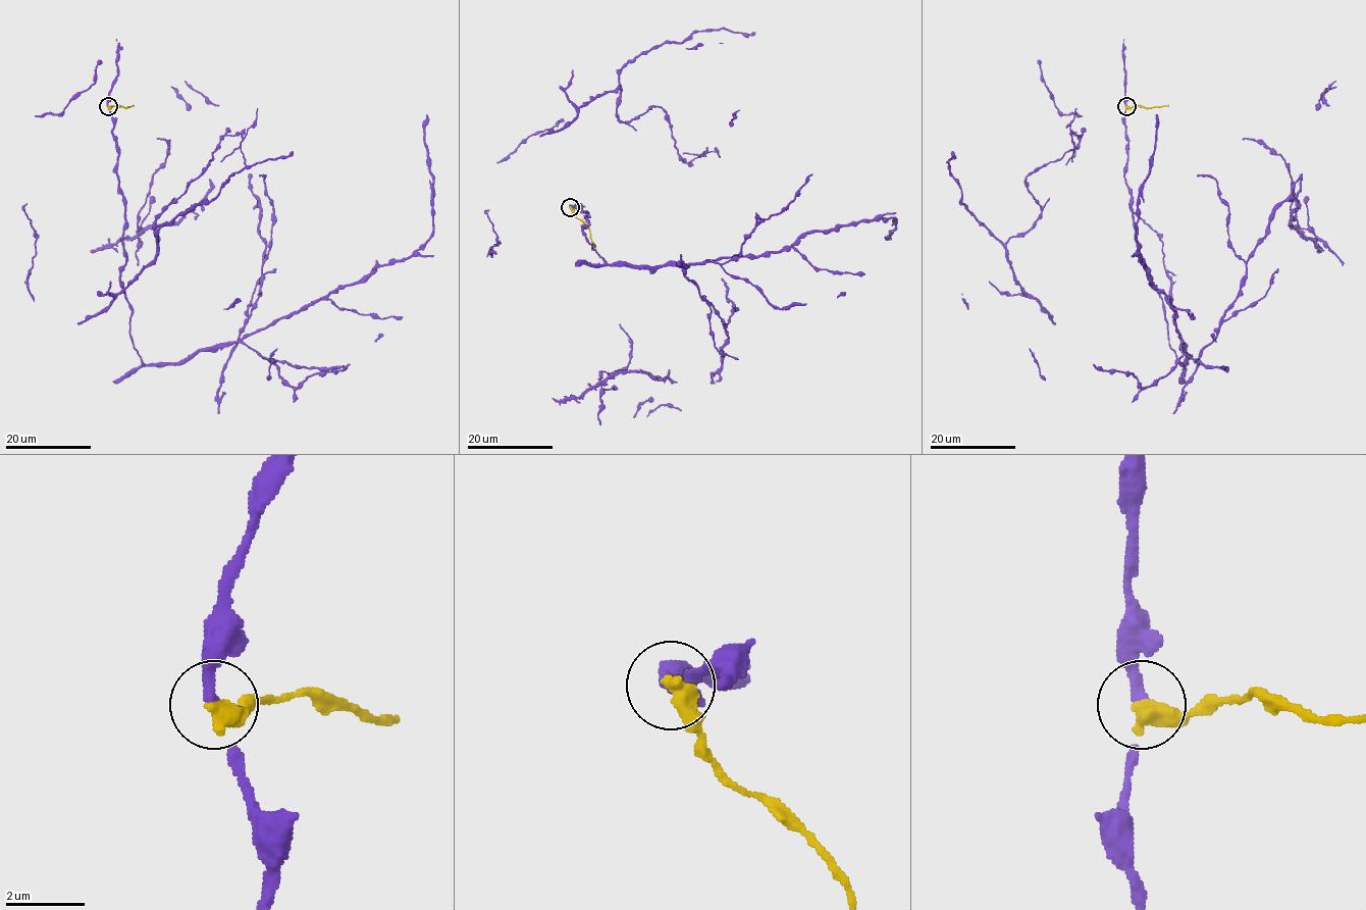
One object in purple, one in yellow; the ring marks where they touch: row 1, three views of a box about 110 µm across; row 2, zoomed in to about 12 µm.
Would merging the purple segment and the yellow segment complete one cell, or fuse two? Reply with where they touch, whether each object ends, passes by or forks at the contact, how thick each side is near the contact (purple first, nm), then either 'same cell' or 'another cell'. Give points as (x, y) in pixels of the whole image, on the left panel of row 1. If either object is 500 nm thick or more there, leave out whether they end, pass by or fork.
place (108, 106); calibres 200 and 500 nm; another cell

